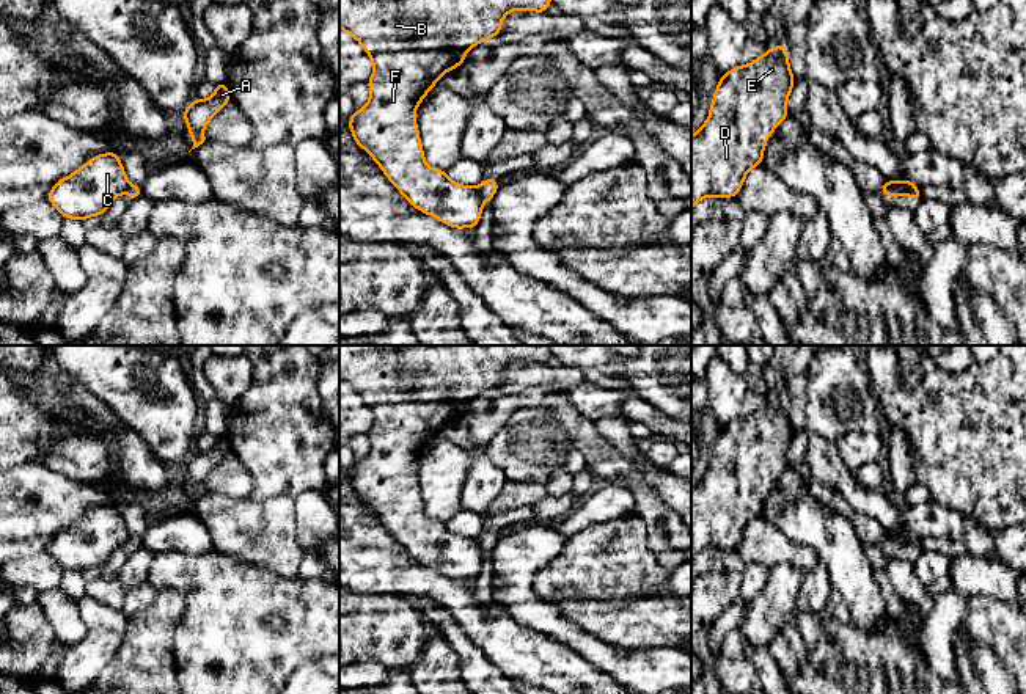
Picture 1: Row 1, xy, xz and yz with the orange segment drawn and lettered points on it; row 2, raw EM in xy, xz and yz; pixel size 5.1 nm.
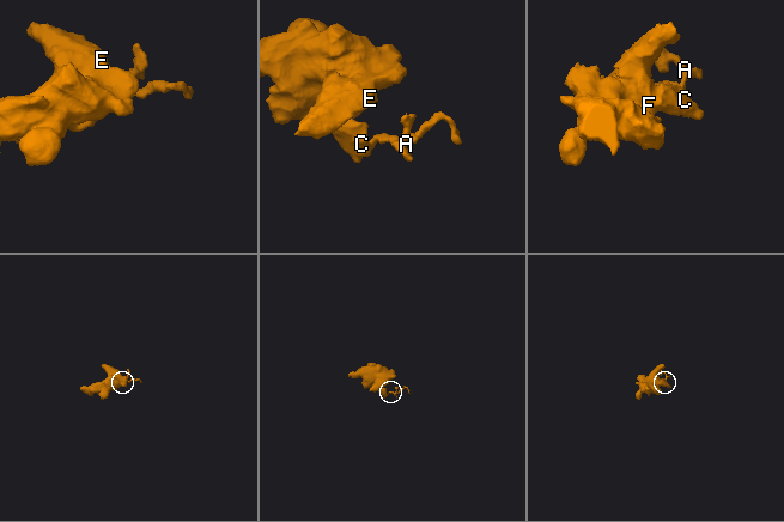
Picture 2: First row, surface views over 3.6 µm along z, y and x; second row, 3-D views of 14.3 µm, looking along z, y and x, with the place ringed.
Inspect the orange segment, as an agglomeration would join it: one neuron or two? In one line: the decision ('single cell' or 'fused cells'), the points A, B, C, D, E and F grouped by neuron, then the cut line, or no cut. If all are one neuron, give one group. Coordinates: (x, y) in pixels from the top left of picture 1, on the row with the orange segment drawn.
fused cells; groups A / B C D E F; cut yz (886, 181), (904, 193)

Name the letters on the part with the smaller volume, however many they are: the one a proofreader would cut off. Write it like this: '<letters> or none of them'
A

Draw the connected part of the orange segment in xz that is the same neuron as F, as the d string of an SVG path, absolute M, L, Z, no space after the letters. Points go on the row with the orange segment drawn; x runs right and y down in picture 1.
M339 0L339 28L354 36L371 57L374 72L368 80L369 102L349 118L355 143L361 146L409 203L442 223L476 228L482 204L476 188L451 181L446 171L429 166L413 115L423 97L448 71L462 66L470 49L501 31L503 19L514 9L547 13L551 0Z

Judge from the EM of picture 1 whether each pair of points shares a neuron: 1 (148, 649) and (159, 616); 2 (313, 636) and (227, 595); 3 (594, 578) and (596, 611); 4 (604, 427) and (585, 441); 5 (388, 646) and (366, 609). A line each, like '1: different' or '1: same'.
1: same
2: same
3: different
4: different
5: same

